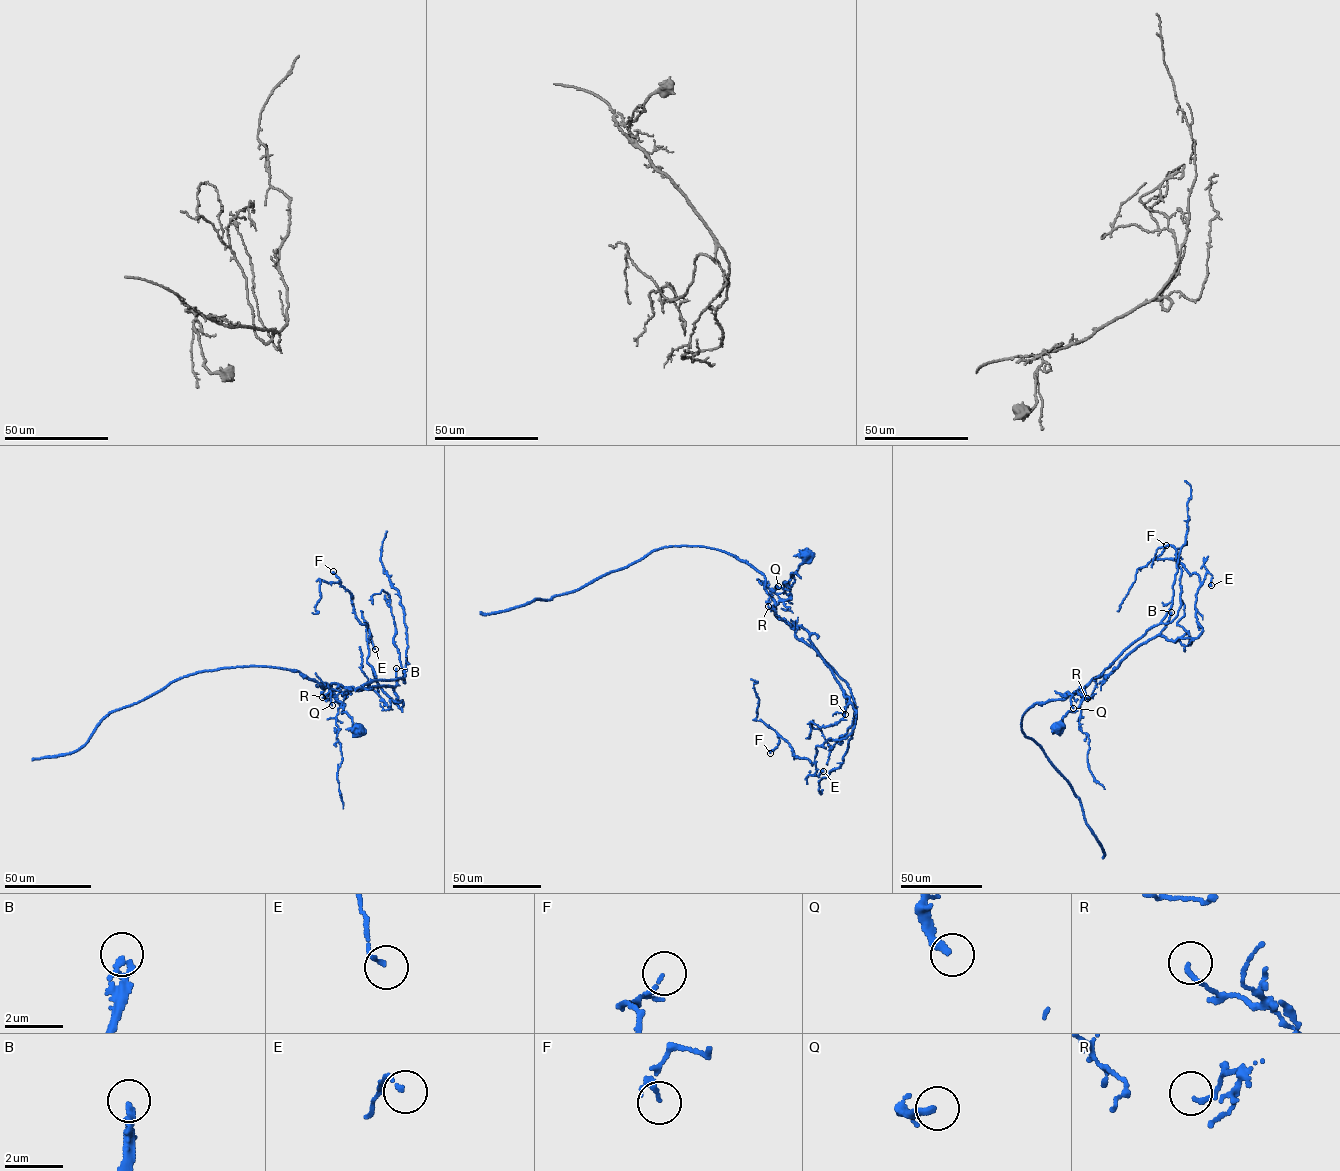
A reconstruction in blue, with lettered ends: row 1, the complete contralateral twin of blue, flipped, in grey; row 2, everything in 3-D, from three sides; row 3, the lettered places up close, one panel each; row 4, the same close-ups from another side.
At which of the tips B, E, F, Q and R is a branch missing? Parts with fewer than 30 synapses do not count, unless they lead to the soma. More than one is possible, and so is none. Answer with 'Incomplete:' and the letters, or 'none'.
Incomplete: B

